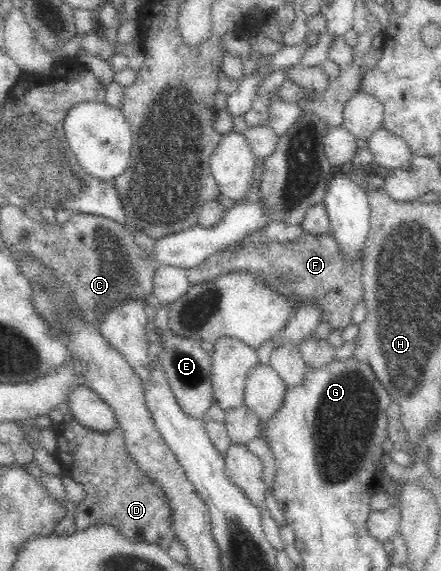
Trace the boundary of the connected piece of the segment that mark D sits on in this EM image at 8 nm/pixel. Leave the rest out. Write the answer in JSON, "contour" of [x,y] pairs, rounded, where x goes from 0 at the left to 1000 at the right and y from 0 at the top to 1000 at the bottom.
{"contour":[[[152,732],[127,748],[125,767],[125,804],[136,807],[147,830],[186,848],[195,862],[170,898],[172,930],[213,919],[254,921],[299,951],[347,951],[381,963],[397,944],[390,890],[374,877],[363,849],[299,806],[281,774],[281,753],[268,741],[249,755],[220,757]]]}

